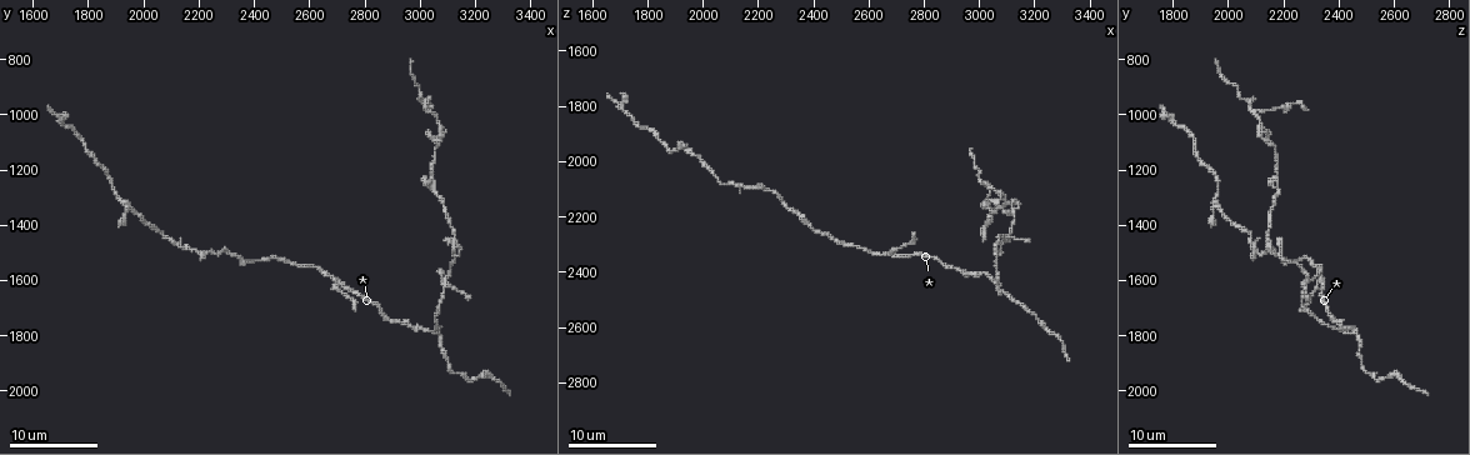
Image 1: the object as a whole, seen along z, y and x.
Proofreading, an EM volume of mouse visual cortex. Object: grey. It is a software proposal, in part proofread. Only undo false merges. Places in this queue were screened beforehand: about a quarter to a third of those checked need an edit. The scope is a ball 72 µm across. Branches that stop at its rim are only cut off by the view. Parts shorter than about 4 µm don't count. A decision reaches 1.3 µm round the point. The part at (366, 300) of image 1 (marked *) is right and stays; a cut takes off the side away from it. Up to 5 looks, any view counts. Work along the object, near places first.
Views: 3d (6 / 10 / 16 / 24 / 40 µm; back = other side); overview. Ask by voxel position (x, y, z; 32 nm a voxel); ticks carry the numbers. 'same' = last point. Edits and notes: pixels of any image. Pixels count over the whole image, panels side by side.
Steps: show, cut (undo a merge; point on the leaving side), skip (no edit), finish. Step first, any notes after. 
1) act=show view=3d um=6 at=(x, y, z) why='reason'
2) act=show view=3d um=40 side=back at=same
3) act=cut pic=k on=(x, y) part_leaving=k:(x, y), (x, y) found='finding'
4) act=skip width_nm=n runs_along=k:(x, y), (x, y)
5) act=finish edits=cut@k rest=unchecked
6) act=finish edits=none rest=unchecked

act=show view=3d um=10 at=(3120, 1500, 2160) why='three arms meet'

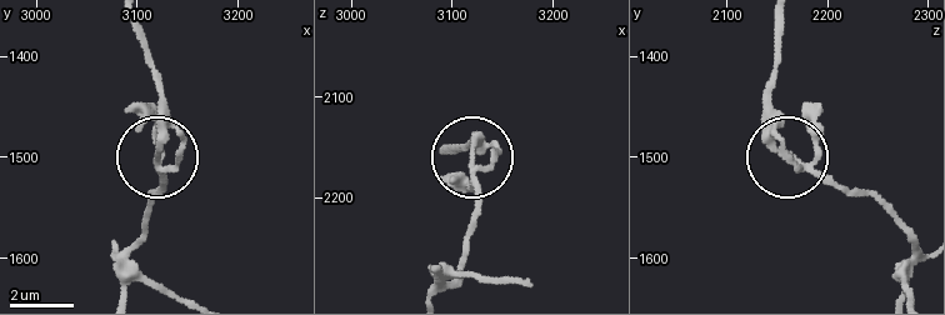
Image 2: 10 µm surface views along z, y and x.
act=skip arms=3 found='continuous, no second neuron'

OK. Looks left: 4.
act=show view=3d um=10 at=(3060, 1770, 2420) why='two arms in line, one across'

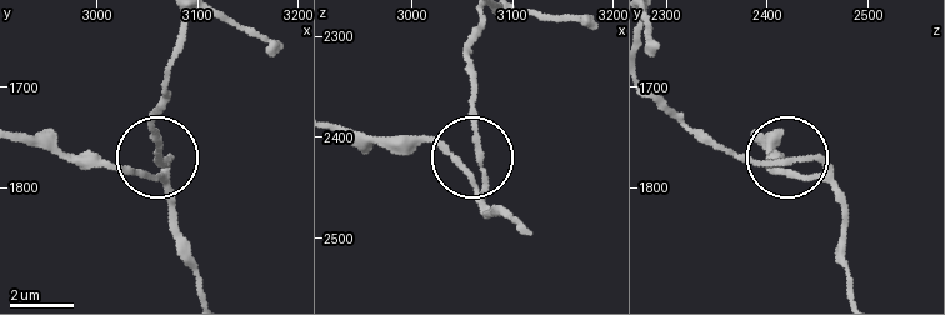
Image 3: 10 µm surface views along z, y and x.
act=show view=3d um=10 side=back at=(3070, 1774, 2422) why='other side'

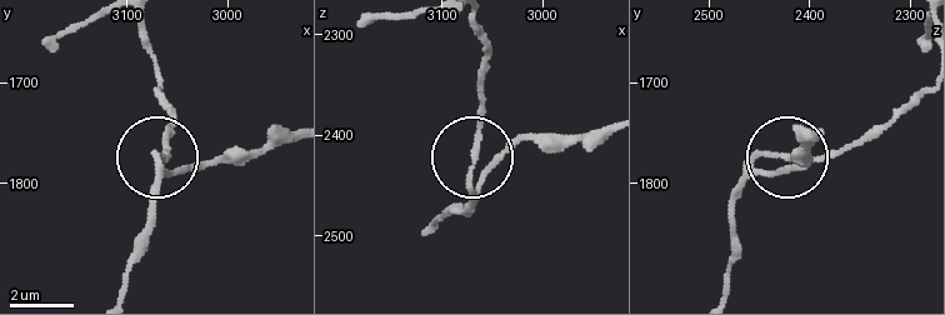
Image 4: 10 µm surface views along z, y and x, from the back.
act=skip width_nm=150 found='continuous, no second neuron'

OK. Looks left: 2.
act=show view=3d um=10 at=(3110, 1590, 2270) why='small branch off a trunk'

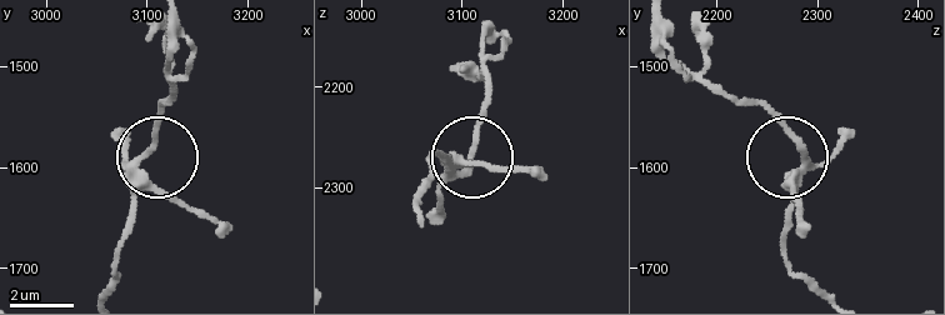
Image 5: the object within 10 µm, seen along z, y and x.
act=skip width_nm=160 runs_along=5:(815, 288), (783, 248), (799, 149), (745, 98) found='continuous, no second neuron'

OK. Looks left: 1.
act=finish edits=none rest=unchecked

